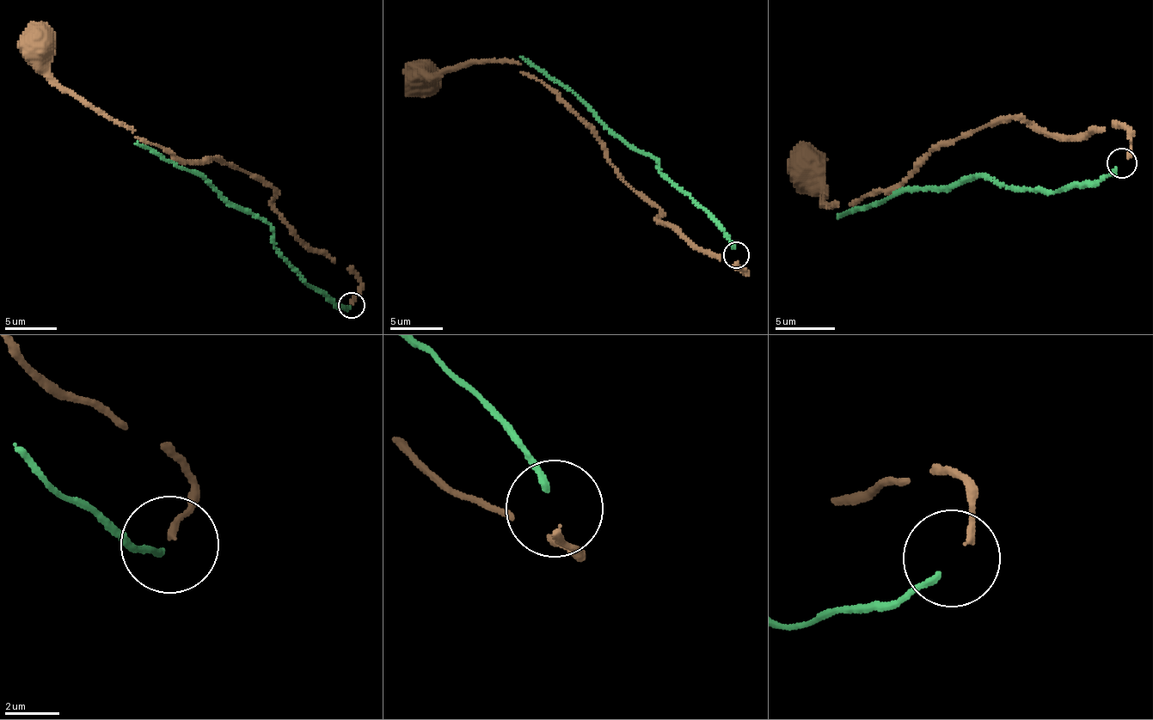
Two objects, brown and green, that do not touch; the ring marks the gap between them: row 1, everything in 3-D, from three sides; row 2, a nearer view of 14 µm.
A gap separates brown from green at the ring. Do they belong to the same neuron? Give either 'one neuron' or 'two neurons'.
two neurons

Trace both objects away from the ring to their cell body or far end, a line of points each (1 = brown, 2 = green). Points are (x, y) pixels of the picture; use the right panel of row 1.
1: (1128, 158), (1119, 126), (1065, 138), (1012, 118), (932, 147), (900, 183), (824, 206), (821, 170), (797, 150)
2: (1116, 167), (1095, 180), (1047, 193), (1006, 186), (977, 175), (950, 187), (909, 189), (837, 218)

